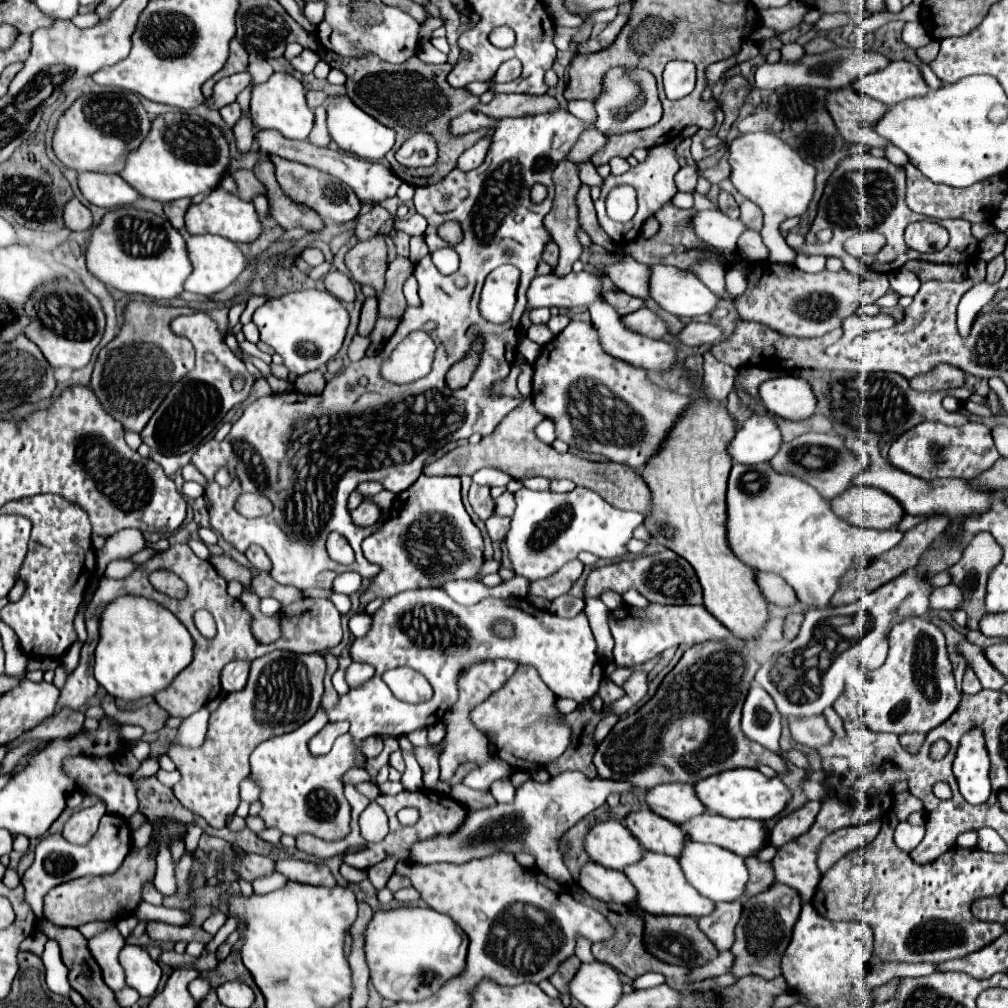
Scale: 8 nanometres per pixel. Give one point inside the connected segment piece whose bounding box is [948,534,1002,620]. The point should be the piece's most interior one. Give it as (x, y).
(981, 553)

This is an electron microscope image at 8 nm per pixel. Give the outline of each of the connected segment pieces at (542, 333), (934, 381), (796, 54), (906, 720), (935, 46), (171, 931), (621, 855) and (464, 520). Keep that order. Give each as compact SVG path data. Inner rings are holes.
M524 312L522 320L520 320L520 326L522 326L522 332L526 336L530 336L532 342L544 346L546 342L550 342L554 338L554 334L548 330L548 328L530 328L530 320L528 320L528 312Z
M938 366L936 370L922 374L920 378L914 378L910 386L918 392L938 392L948 388L960 388L964 384L964 374L952 366Z
M792 42L792 44L782 46L782 60L790 62L790 60L798 60L800 56L804 56L804 46L802 44Z
M906 618L898 622L890 630L890 650L886 662L876 670L864 670L864 678L860 682L862 698L862 722L872 732L892 732L892 734L908 734L908 732L930 732L932 728L946 722L960 706L962 694L956 690L952 666L948 660L948 650L944 642L942 630L924 618Z
M932 40L926 46L916 50L918 58L926 64L929 64L932 60L936 58L940 49L940 42L937 40Z
M148 922L148 934L154 940L176 940L176 938L188 938L190 940L200 940L204 930L198 930L196 926L172 926L166 922Z
M618 820L594 824L584 836L584 850L590 860L612 870L622 870L624 866L640 860L644 852L640 842L636 842L636 838L628 834L628 828Z
M420 476L410 488L394 498L390 512L386 514L382 526L364 538L362 550L368 562L380 566L380 572L370 578L370 586L360 594L360 614L366 612L368 602L376 598L392 598L404 590L418 588L442 588L448 580L482 580L480 568L484 564L484 542L480 530L470 520L462 498L460 498L460 478L456 476Z

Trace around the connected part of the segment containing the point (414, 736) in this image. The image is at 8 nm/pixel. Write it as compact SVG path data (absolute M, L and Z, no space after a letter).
M428 727L415 730L414 732L407 735L410 742L413 744L413 746L423 746L423 747L435 747L436 745L431 745L427 738L428 734Z

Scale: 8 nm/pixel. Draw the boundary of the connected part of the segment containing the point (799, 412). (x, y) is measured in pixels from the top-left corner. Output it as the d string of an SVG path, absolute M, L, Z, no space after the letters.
M798 376L766 380L760 384L758 394L768 412L786 420L806 420L816 410L812 388Z

